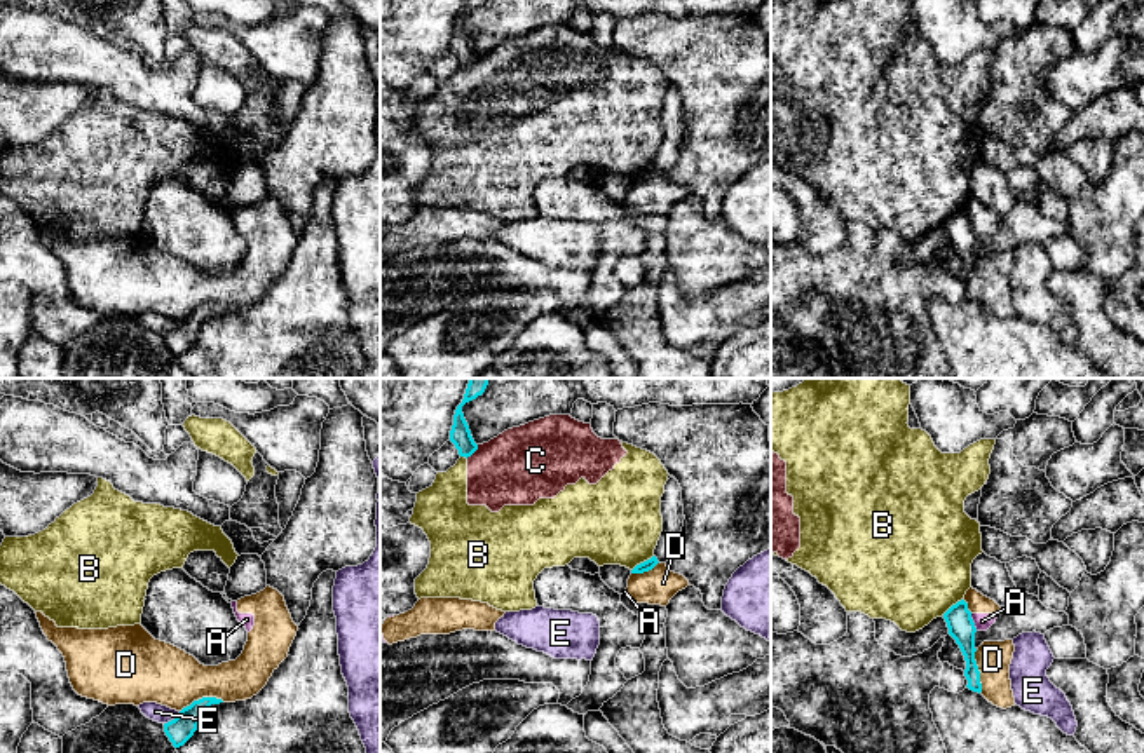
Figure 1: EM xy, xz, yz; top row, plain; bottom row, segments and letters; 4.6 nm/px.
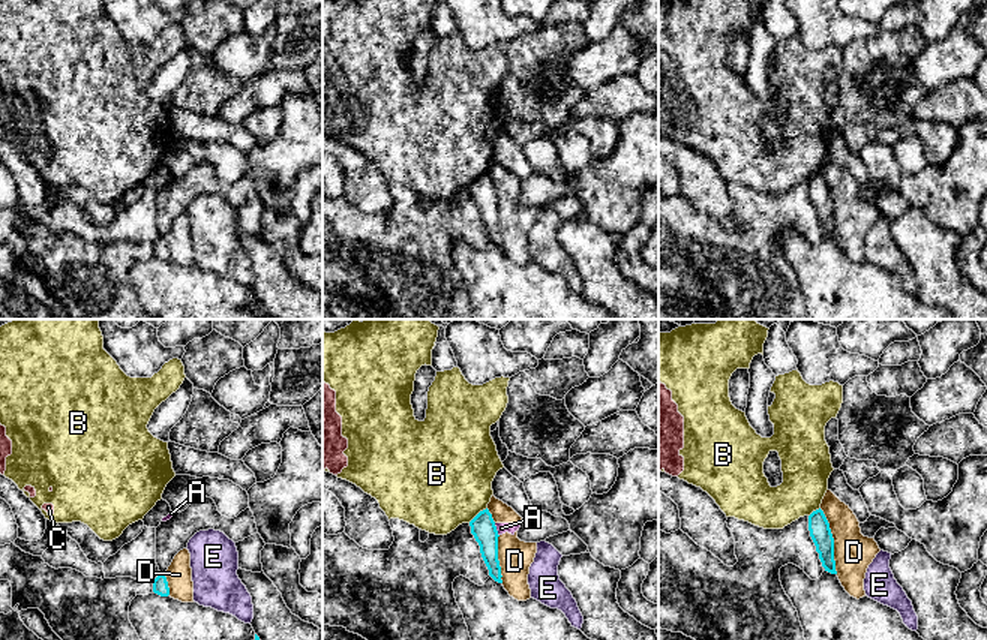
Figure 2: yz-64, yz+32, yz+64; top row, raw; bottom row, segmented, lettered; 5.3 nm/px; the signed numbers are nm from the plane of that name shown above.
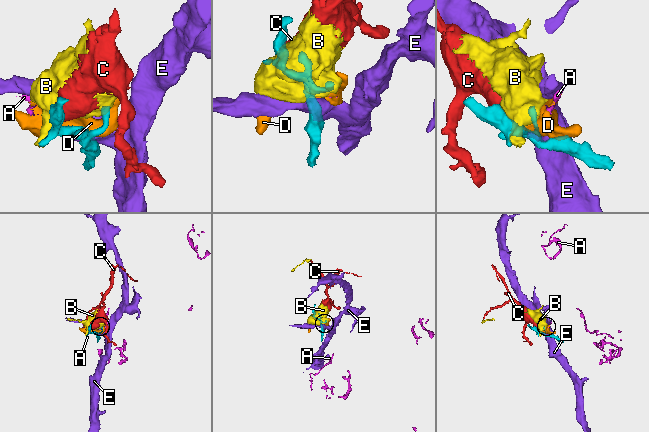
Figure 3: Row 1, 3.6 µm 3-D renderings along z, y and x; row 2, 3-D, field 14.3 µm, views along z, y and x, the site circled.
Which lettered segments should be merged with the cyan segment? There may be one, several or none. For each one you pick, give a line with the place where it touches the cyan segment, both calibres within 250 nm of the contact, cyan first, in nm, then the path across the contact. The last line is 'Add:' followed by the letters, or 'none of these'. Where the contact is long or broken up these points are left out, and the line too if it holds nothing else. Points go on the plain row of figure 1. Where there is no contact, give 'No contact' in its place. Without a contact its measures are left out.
Add: none of these

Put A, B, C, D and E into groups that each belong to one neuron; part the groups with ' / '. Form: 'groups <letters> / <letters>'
groups A D / B C / E

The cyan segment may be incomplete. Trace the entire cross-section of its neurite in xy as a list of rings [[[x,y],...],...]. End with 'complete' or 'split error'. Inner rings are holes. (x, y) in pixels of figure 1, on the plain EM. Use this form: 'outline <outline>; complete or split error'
outline [[[202,307],[199,310],[194,310],[190,315],[183,317],[174,329],[164,333],[164,342],[173,352],[173,356],[174,357],[183,356],[197,340],[202,322],[211,314],[220,314],[220,312],[223,310],[216,307]]]; complete

